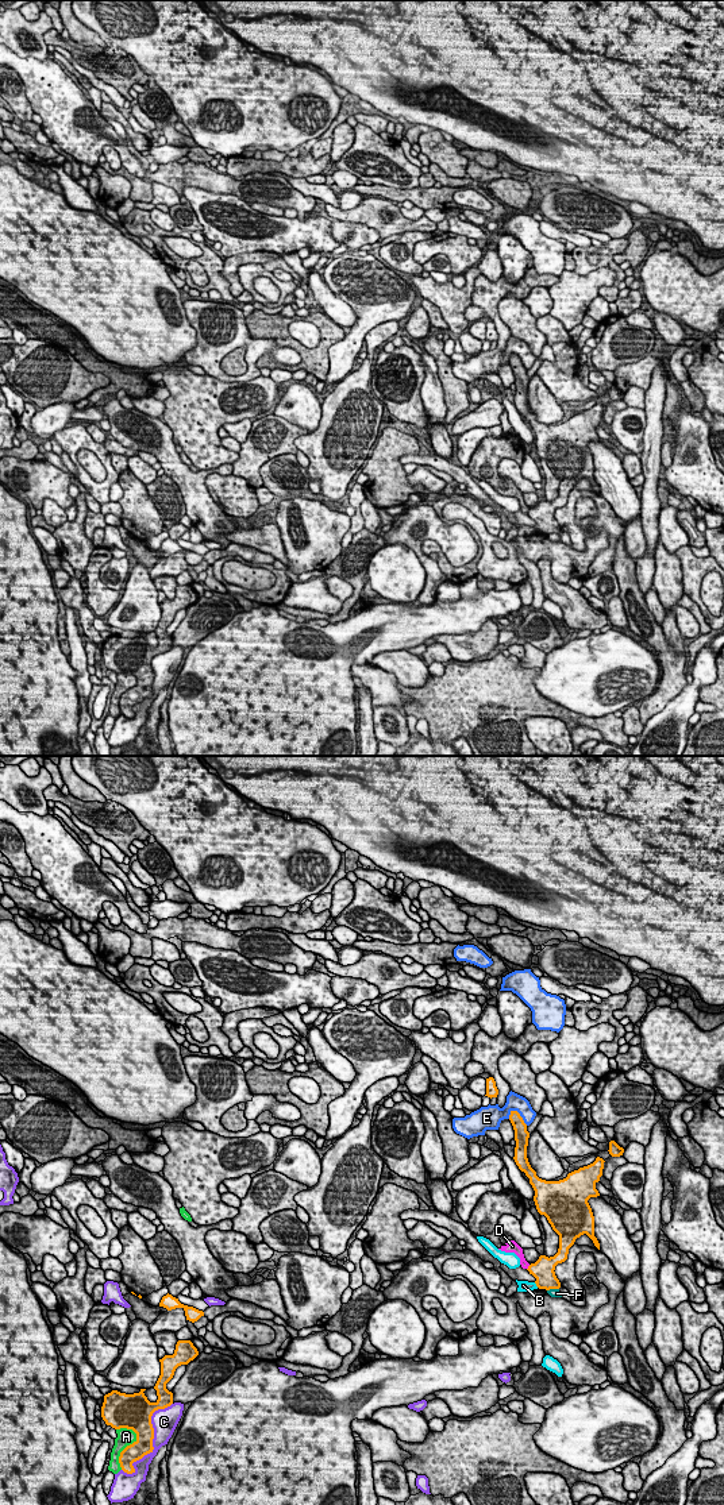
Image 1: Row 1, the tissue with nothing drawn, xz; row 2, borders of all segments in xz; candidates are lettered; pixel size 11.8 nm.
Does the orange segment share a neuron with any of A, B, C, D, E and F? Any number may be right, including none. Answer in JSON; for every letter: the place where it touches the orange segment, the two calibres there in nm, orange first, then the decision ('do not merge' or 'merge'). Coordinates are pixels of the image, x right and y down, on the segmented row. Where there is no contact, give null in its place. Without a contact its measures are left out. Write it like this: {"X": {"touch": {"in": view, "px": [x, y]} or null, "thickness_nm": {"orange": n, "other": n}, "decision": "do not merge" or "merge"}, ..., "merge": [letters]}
{"A": {"touch": {"in": "xz", "px": [127, 1446]}, "thickness_nm": {"orange": 220, "other": 190}, "decision": "do not merge"}, "B": {"touch": {"in": "xz", "px": [536, 1285]}, "thickness_nm": {"orange": 260, "other": 130}, "decision": "do not merge"}, "C": {"touch": {"in": "xz", "px": [151, 1440]}, "thickness_nm": {"orange": 260, "other": 280}, "decision": "do not merge"}, "D": {"touch": {"in": "xz", "px": [528, 1268]}, "thickness_nm": {"orange": 260, "other": 120}, "decision": "do not merge"}, "E": {"touch": {"in": "xz", "px": [519, 1115]}, "thickness_nm": {"orange": 170, "other": 200}, "decision": "do not merge"}, "F": {"touch": {"in": "xz", "px": [553, 1288]}, "thickness_nm": {"orange": 260, "other": 100}, "decision": "do not merge"}, "merge": []}

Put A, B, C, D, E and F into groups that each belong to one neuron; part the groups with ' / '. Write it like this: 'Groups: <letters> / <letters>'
Groups: A / B / C / D / E / F

